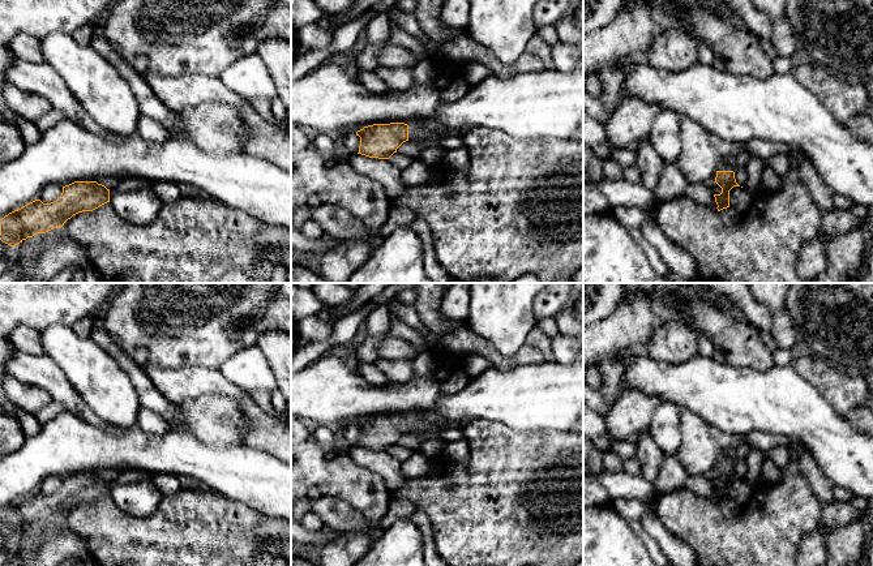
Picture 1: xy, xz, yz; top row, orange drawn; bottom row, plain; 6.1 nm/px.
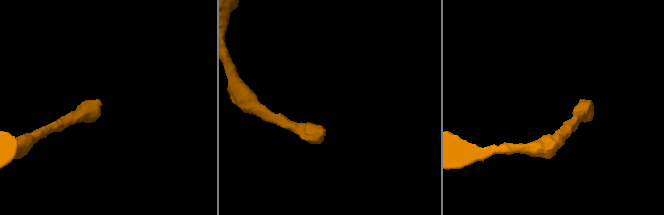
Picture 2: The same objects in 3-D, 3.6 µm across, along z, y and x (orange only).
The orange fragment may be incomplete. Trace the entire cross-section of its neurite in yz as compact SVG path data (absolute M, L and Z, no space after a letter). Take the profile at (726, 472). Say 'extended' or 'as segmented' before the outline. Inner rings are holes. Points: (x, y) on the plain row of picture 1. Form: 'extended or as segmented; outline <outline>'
extended; outline M722 453L718 458L718 463L714 467L715 475L722 480L720 486L714 486L718 497L718 503L729 499L729 483L733 479L740 479L735 471L735 458Z

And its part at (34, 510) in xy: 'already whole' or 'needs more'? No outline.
already whole

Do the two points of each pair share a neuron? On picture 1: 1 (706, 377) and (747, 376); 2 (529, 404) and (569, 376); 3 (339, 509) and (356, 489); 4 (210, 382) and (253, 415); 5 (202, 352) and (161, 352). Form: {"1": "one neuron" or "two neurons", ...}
{"1": "one neuron", "2": "one neuron", "3": "two neurons", "4": "one neuron", "5": "one neuron"}

